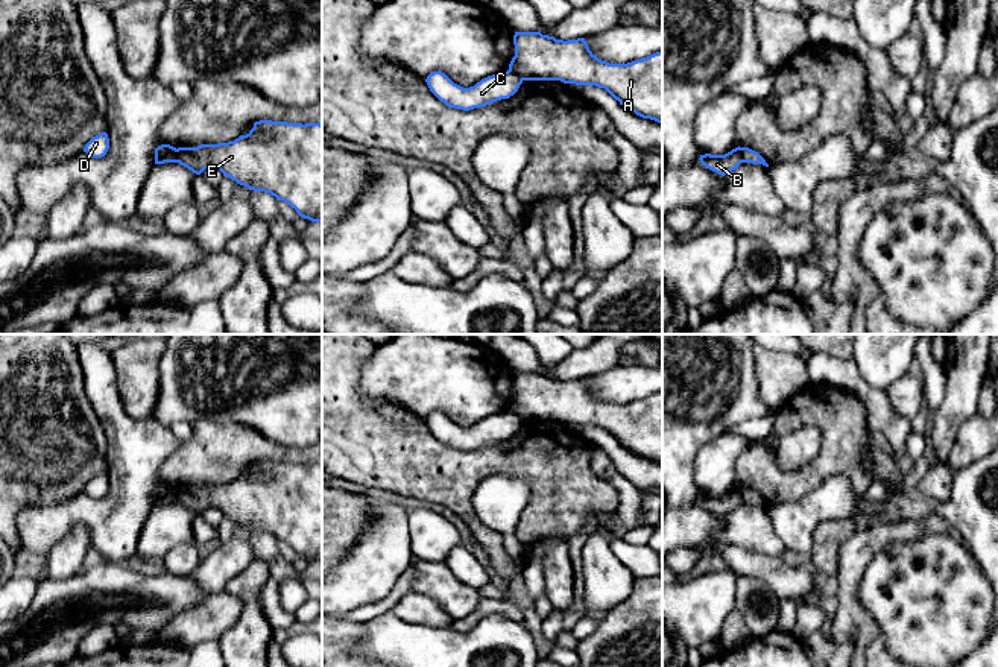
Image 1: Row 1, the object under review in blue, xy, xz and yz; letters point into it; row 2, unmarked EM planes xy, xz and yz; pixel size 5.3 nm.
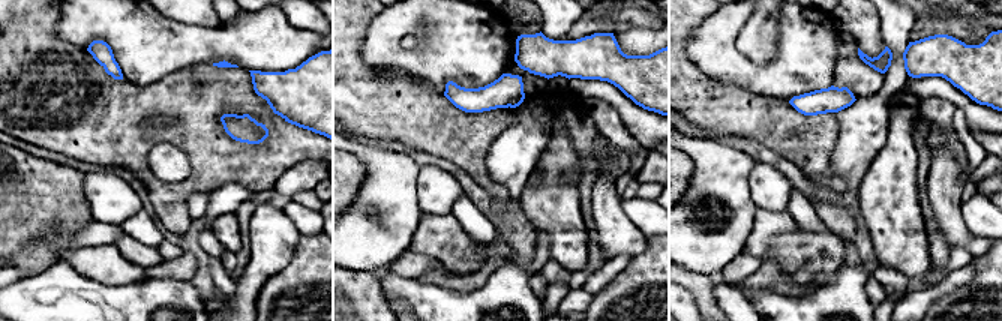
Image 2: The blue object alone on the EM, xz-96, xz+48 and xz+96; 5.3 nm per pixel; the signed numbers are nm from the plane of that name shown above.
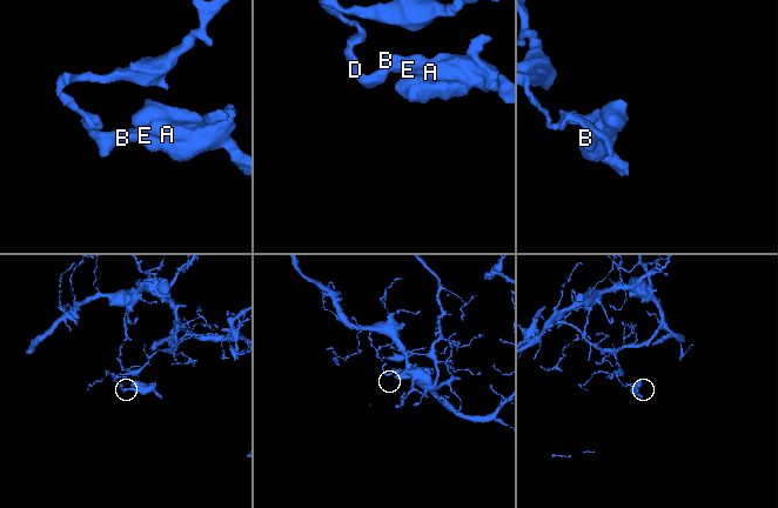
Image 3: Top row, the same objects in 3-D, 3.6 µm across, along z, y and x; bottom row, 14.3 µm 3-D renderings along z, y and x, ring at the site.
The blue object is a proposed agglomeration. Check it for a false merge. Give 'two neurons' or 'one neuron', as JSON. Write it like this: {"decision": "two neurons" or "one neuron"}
{"decision": "two neurons"}

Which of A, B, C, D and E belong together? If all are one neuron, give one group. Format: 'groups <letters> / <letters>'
groups A B E / C D

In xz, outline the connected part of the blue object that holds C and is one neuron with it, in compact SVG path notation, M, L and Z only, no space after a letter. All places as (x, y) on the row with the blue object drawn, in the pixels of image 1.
M509 70L488 76L469 88L454 84L442 71L433 71L425 79L430 91L441 102L450 108L463 111L486 106L501 99L509 99L518 91L523 81L521 76Z

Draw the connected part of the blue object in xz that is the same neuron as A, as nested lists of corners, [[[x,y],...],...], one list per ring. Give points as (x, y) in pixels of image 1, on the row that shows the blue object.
[[[515,32],[509,71],[524,81],[605,88],[627,111],[662,123],[662,52],[627,64],[598,59],[585,38],[556,40],[541,32]]]

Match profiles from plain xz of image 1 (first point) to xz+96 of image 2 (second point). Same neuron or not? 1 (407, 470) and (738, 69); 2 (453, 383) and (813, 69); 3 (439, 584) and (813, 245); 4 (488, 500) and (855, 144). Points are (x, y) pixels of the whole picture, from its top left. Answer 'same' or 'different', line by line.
1: different
2: same
3: different
4: same

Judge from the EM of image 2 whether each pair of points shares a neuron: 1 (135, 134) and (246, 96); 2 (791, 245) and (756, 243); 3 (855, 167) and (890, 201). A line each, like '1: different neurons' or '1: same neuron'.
1: same neuron
2: different neurons
3: different neurons

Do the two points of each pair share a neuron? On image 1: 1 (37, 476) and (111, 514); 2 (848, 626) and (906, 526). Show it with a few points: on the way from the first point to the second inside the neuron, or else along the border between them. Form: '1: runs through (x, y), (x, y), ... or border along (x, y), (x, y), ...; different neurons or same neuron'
1: border along (82, 489), (69, 499), (41, 506); different neurons
2: runs through (848, 597), (851, 565), (877, 538); same neuron

